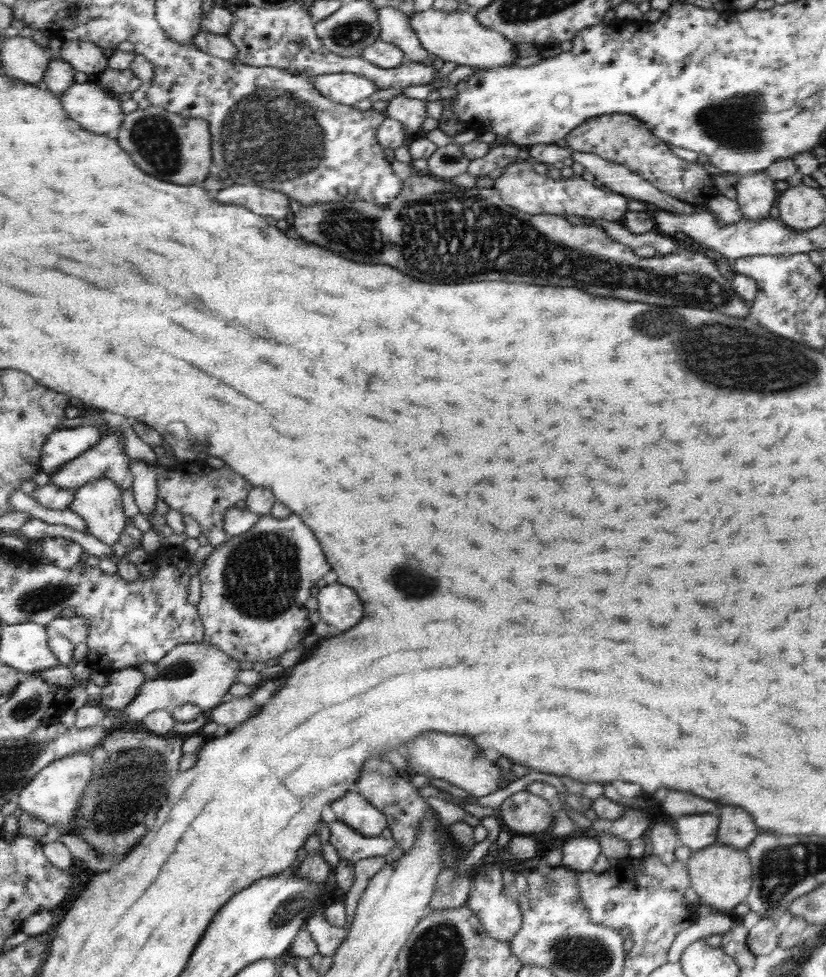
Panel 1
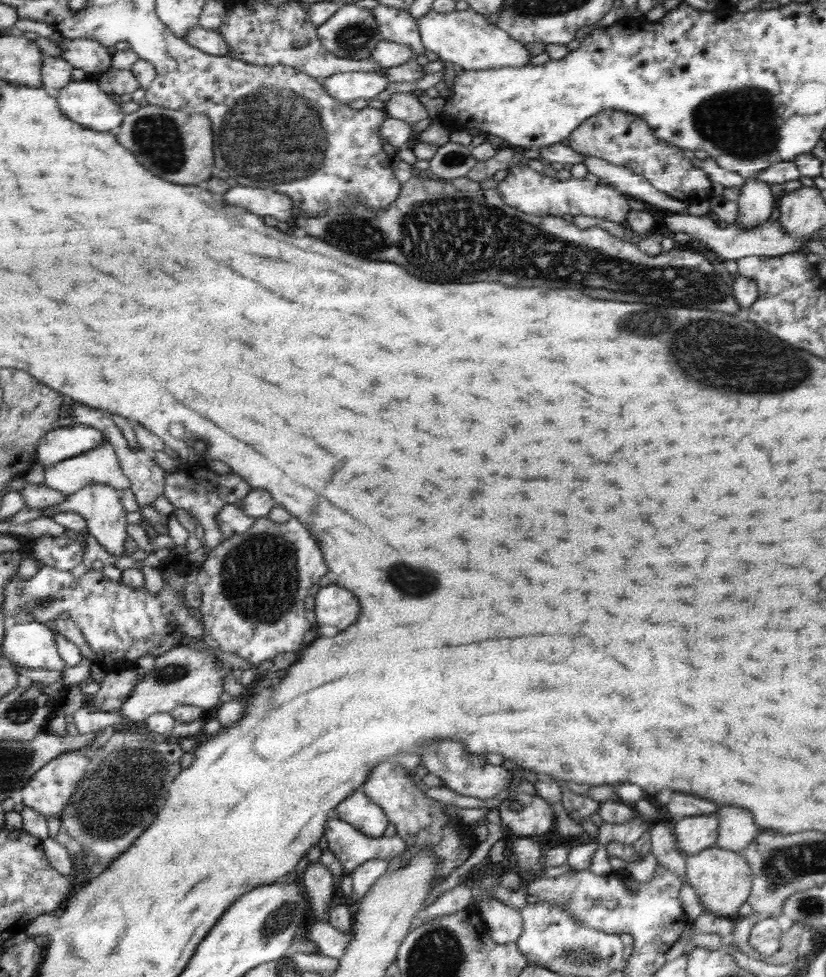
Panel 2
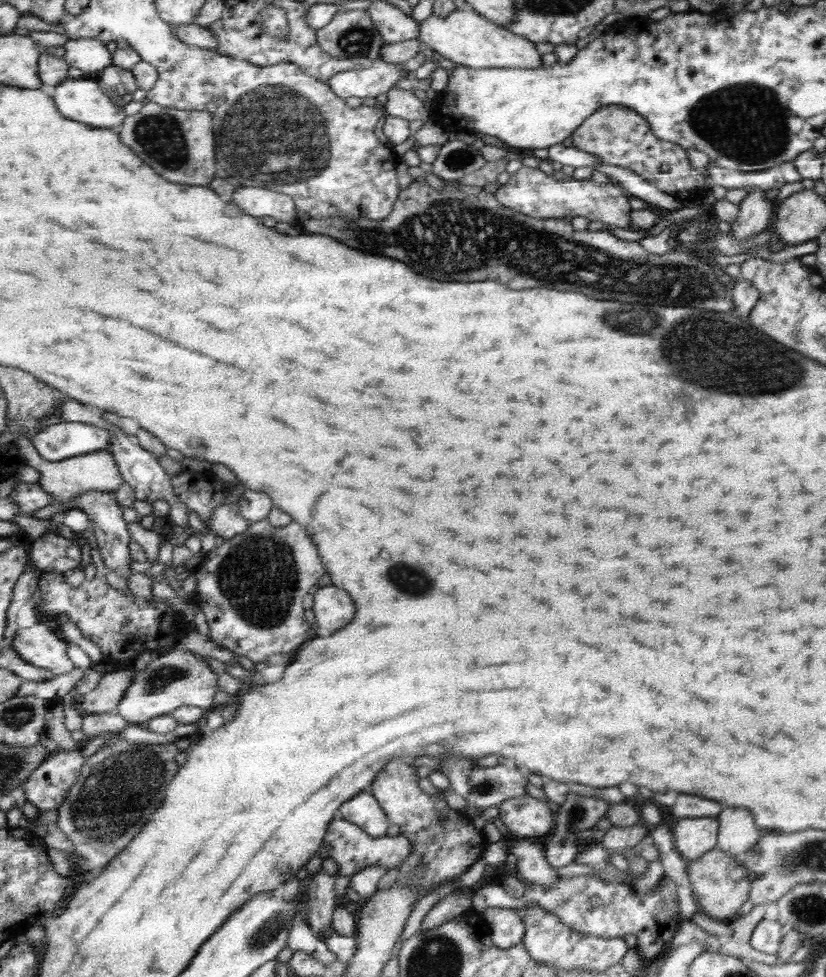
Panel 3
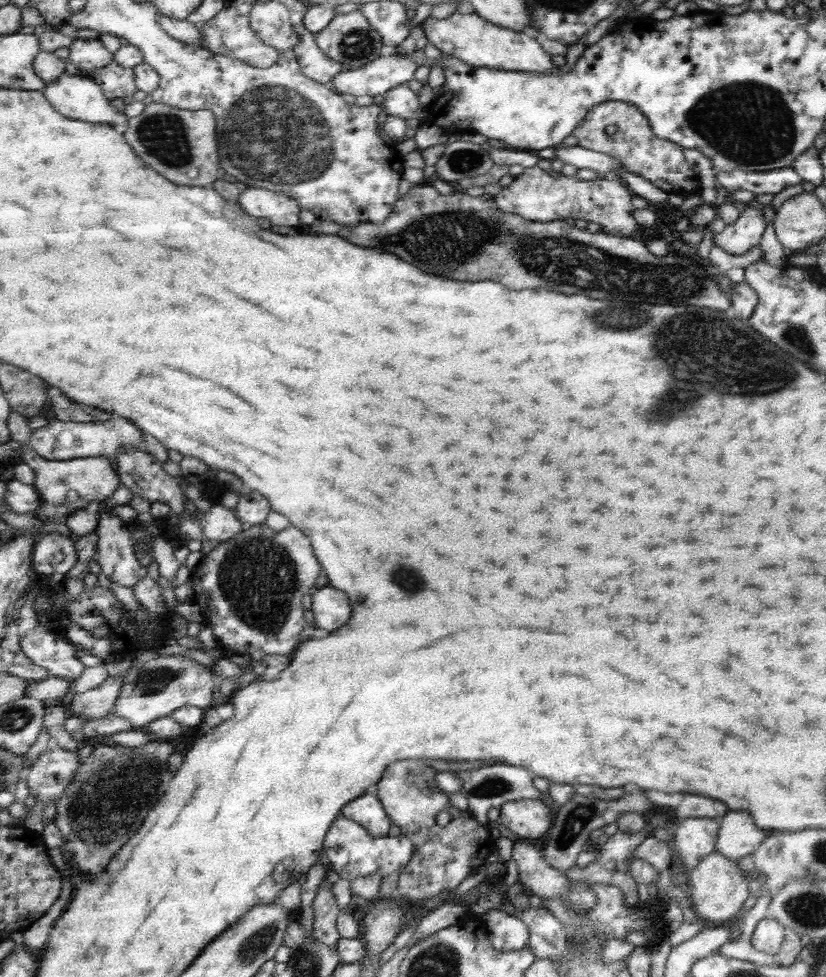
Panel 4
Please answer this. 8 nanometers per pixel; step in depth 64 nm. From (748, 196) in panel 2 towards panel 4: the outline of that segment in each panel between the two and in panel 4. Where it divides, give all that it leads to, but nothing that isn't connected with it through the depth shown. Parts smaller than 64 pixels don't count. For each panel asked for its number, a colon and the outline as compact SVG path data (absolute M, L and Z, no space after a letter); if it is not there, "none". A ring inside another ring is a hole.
3: M747 190L745 198L739 202L739 216L731 222L729 232L741 244L755 240L769 226L771 210L773 204L763 190Z
4: M751 200L749 208L743 210L735 222L731 222L721 234L713 234L713 246L719 246L733 256L743 256L743 252L757 246L767 226L761 208L761 204Z

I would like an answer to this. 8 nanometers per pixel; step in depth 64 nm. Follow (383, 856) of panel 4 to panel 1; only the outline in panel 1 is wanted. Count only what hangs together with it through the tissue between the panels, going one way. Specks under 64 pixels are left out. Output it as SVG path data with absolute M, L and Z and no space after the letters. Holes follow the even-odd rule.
M329 822L329 832L331 832L331 838L329 842L335 846L335 850L339 852L339 858L341 862L345 864L359 864L361 860L367 860L367 858L377 858L377 856L385 856L385 858L393 858L395 854L401 852L401 844L399 840L395 838L371 838L371 836L365 836L361 832L357 832L355 828L351 828L349 824L345 822Z

